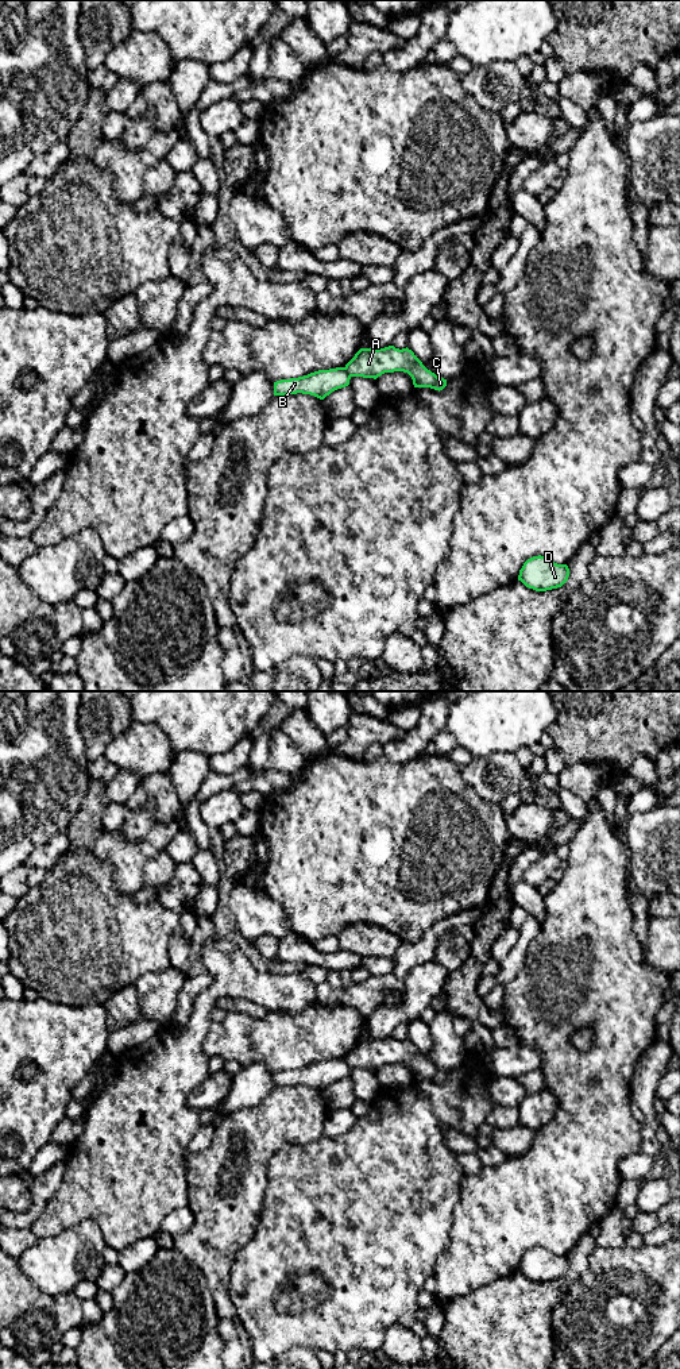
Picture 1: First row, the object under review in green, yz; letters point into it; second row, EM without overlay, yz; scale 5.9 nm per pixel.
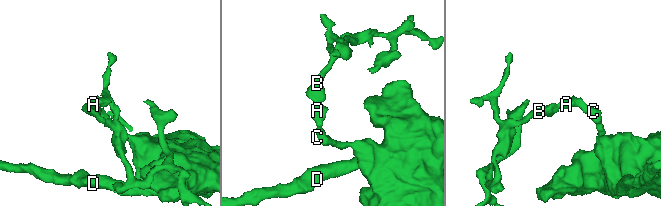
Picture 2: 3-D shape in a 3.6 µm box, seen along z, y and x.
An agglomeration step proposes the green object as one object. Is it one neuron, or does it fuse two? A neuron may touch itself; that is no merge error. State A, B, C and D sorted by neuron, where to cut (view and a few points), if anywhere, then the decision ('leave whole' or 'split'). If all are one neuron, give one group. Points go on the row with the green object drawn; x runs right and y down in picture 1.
A C D / B | yz (344, 367), (351, 376) | split

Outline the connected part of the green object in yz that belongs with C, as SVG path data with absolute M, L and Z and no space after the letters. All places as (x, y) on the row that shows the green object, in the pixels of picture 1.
M394 346L378 350L360 348L345 369L351 377L374 379L385 373L403 371L412 377L414 387L430 387L440 392L447 386L447 379L428 370L407 347L402 350Z

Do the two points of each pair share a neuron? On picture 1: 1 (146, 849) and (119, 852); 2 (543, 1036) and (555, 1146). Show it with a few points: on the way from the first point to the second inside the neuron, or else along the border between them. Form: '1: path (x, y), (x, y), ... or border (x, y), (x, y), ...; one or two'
1: path (139, 852), (126, 852); one
2: path (561, 1063), (568, 1071), (568, 1119); one

